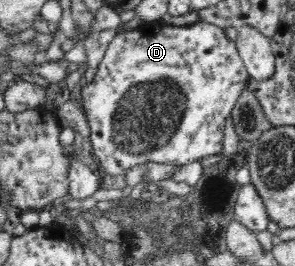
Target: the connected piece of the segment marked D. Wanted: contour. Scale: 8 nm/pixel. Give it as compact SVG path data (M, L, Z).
M160 20L158 21L150 21L150 22L143 22L139 25L136 29L132 29L130 31L124 31L123 33L118 33L113 39L112 42L108 45L106 49L104 58L102 62L96 67L96 74L95 77L88 82L88 84L81 89L81 101L83 105L83 110L85 111L85 115L87 116L87 121L89 124L90 134L89 140L93 146L93 152L96 155L96 158L99 160L99 168L100 168L100 175L109 174L110 176L120 176L120 174L126 174L129 168L132 166L138 166L138 164L146 164L147 162L159 162L160 164L176 164L178 166L182 166L194 161L199 161L201 158L205 156L210 156L212 154L220 154L223 150L223 136L224 136L224 123L226 122L226 118L230 116L234 105L236 104L238 98L242 94L242 91L249 86L249 82L251 80L250 75L247 74L246 67L243 64L243 60L239 56L239 52L237 46L235 45L234 41L231 41L228 37L226 37L226 33L224 33L225 29L217 27L216 25L198 21L197 23L190 23L189 25L184 26L174 26L174 25L162 25Z

